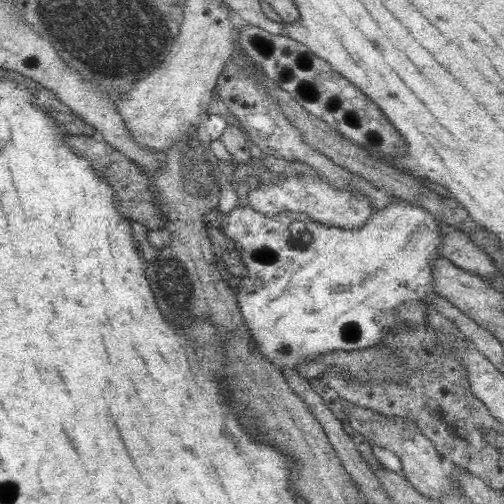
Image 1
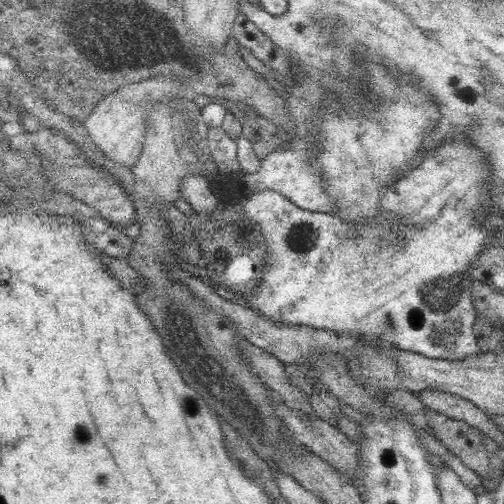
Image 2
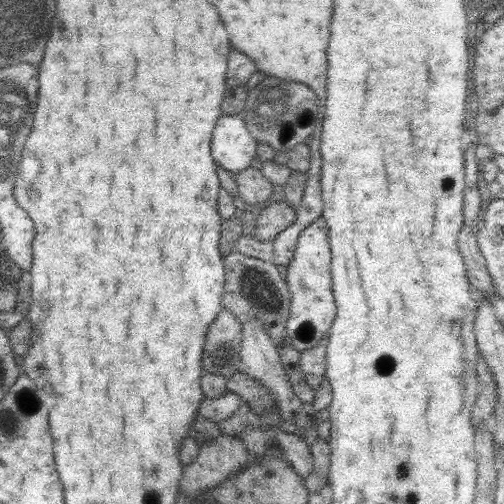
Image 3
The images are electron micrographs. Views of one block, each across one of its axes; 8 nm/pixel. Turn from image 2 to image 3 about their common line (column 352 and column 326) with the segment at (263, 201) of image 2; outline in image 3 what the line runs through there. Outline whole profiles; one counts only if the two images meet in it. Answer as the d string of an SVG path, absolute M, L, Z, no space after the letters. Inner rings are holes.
M315 218L297 238L297 246L289 266L285 268L285 284L291 294L289 318L287 318L287 340L295 350L311 350L323 336L329 334L329 328L335 320L337 308L333 302L333 284L331 284L331 248L329 248L329 228L325 218Z

